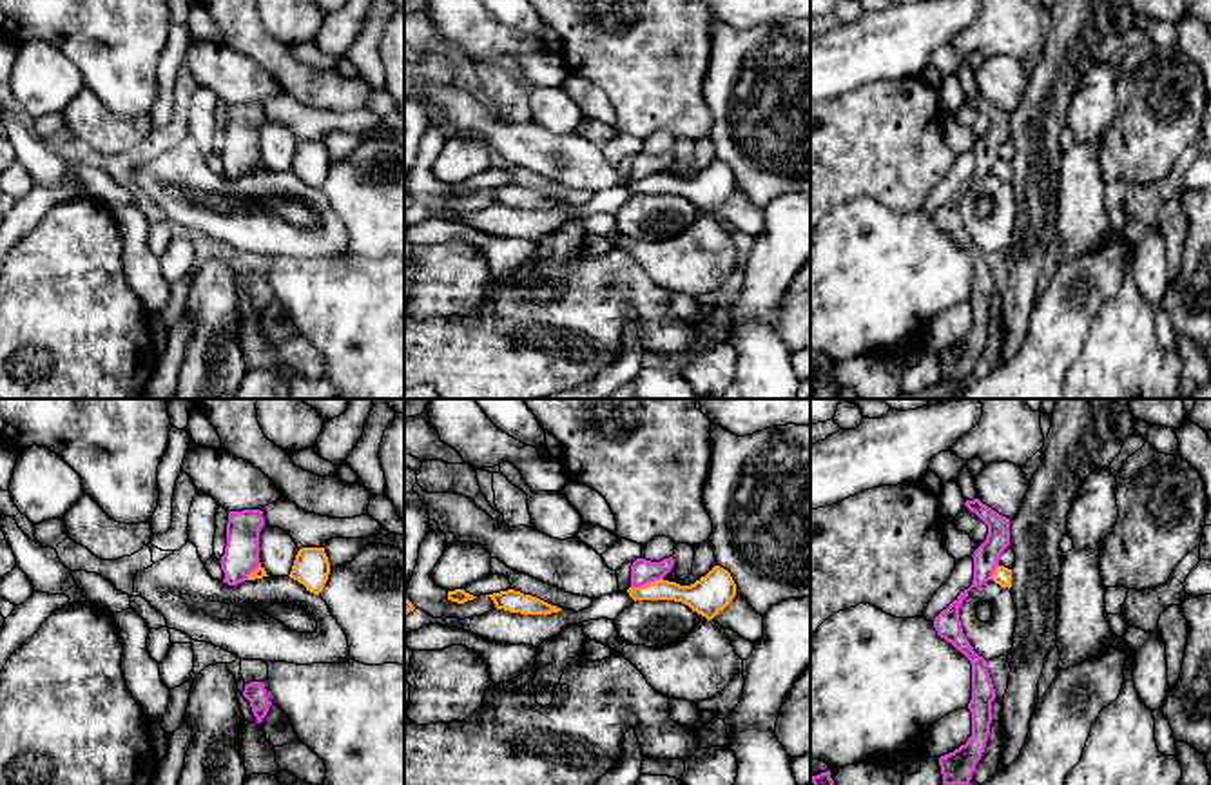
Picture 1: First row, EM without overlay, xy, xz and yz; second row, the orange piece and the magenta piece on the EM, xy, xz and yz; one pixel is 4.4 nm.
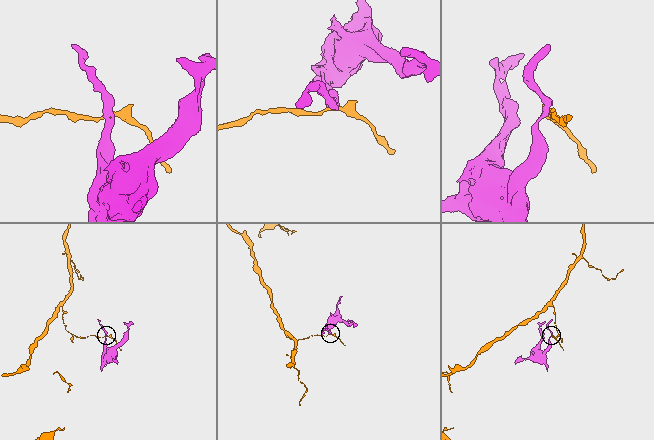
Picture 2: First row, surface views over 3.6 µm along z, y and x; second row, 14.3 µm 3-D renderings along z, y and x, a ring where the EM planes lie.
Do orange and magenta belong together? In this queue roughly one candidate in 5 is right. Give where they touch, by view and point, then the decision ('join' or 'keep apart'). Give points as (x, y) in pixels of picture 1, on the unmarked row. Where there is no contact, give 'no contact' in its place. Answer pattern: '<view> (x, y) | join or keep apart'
xz (646, 178) | keep apart

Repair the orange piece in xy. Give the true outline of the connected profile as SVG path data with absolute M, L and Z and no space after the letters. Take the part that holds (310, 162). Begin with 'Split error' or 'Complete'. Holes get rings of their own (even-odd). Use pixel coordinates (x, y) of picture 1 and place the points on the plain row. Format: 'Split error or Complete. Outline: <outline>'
Complete. Outline: M301 141L288 170L303 178L306 185L319 189L328 174L328 169L330 156L325 141Z

